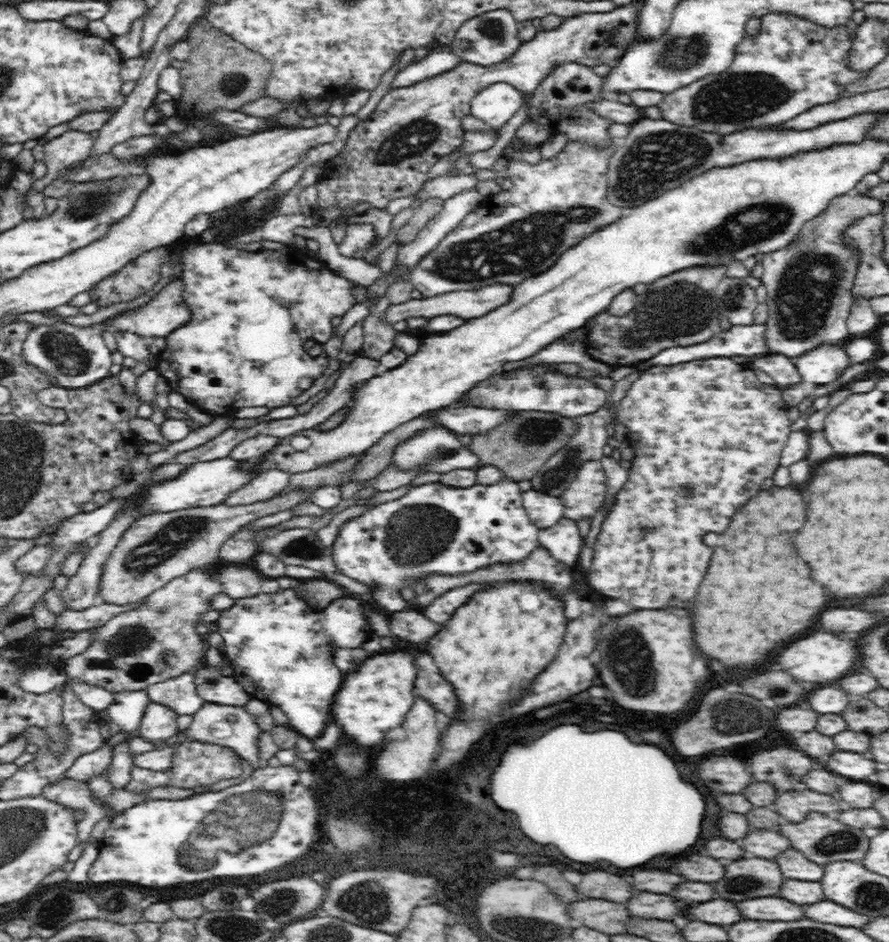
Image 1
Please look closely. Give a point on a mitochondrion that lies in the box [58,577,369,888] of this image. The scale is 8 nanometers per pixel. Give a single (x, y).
(248, 820)

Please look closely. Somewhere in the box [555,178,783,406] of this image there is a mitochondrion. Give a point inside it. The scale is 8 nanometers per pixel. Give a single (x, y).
(682, 309)

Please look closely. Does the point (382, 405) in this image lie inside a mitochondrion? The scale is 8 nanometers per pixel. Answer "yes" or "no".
no

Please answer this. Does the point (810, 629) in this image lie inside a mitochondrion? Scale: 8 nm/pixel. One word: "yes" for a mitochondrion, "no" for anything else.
no

